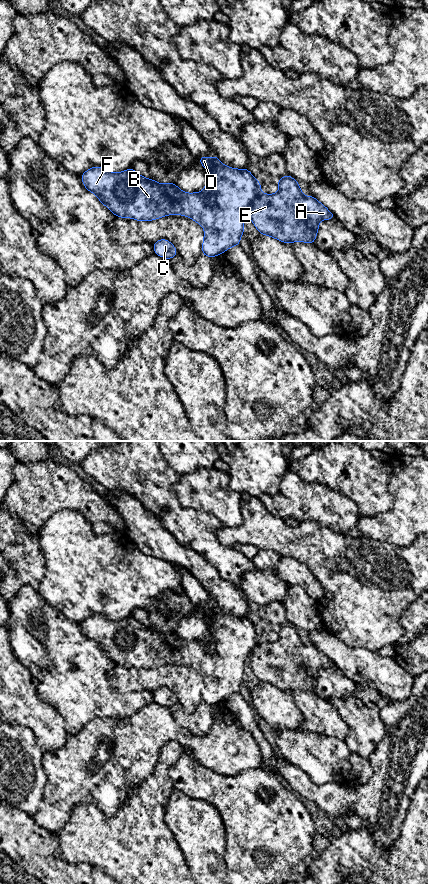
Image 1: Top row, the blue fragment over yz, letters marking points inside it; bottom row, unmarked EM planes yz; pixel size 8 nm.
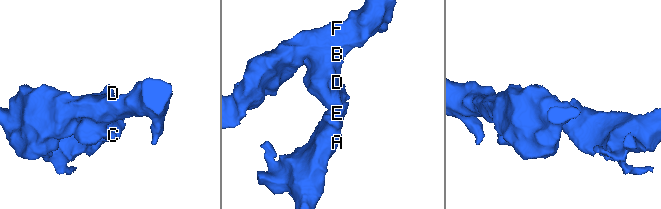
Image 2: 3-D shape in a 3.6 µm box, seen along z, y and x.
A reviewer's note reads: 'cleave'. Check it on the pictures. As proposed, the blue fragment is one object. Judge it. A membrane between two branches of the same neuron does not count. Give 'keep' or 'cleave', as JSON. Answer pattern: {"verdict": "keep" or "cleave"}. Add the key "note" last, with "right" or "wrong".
{"verdict": "cleave", "note": "right"}

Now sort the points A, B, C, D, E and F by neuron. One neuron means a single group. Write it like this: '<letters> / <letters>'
A E / B C D F

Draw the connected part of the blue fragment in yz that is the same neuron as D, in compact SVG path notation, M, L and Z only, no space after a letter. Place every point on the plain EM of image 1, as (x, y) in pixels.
M216 603L212 607L206 604L199 605L199 610L208 618L208 628L202 640L186 641L172 630L159 632L154 627L147 627L136 621L132 615L122 620L113 621L94 614L85 619L81 623L81 627L85 636L94 641L100 650L117 665L133 666L136 669L152 669L167 663L189 665L204 676L203 704L213 706L240 692L240 686L244 681L244 667L248 663L252 648L261 640L261 632L247 616L236 617L225 614Z

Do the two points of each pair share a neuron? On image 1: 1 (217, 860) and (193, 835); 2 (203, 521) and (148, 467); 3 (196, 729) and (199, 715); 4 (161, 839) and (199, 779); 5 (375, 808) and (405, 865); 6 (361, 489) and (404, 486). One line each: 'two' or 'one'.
1: one
2: one
3: one
4: two
5: two
6: two

